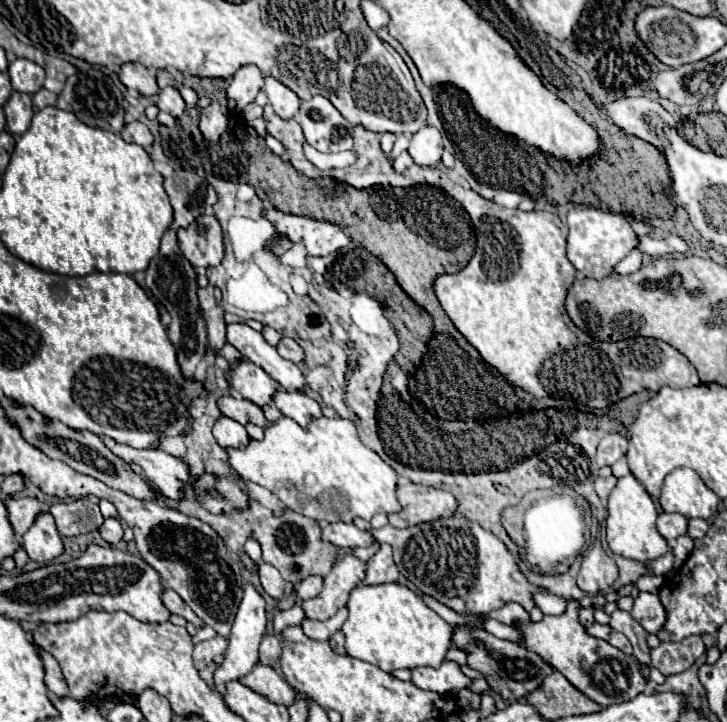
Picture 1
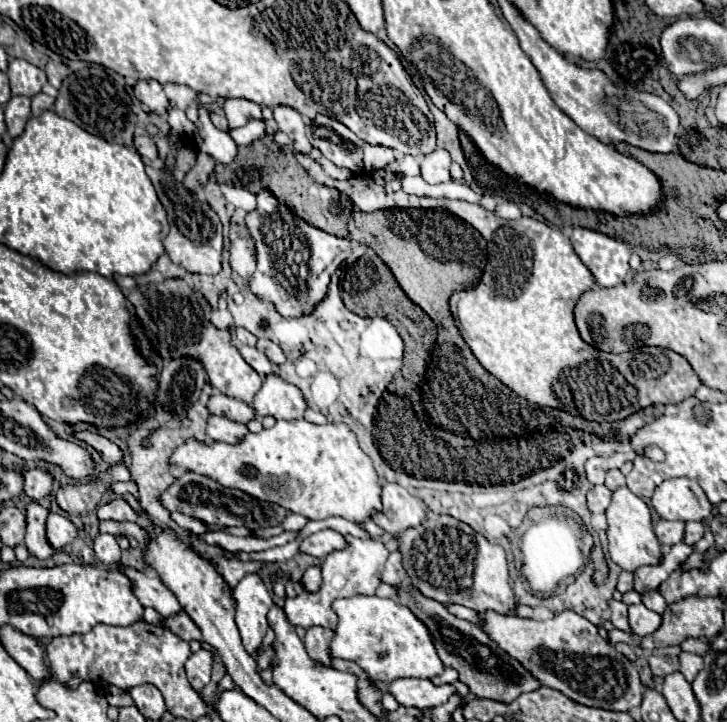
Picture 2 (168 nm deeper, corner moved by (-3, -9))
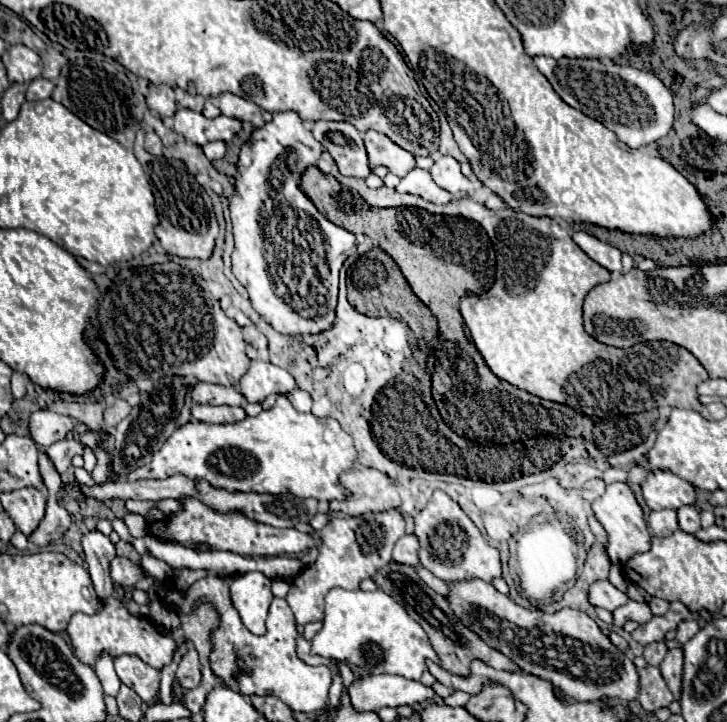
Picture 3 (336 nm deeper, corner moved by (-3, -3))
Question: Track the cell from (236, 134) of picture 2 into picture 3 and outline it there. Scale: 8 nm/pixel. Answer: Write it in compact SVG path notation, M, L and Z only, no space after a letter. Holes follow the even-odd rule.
M178 110L174 114L174 130L186 138L186 142L204 146L214 140L232 140L234 134L238 134L242 128L240 120L232 120L226 116L216 116L216 118L206 118L200 112L192 110Z

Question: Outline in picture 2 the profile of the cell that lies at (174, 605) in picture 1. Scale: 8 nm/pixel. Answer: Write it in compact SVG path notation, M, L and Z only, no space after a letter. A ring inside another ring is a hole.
M122 568L124 574L128 574L128 578L132 578L132 582L136 582L136 596L140 598L140 602L144 606L154 608L156 612L160 612L164 618L176 616L178 612L182 612L180 602L176 600L176 596L160 582L160 578L156 576L148 576L142 574L134 568Z

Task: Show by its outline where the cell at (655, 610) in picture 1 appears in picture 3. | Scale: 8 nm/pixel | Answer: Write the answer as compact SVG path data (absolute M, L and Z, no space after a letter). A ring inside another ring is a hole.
M628 600L624 606L616 608L612 612L612 616L614 616L614 626L624 626L628 620L636 620L636 622L644 624L644 622L648 622L652 618L652 612L650 612L646 602Z

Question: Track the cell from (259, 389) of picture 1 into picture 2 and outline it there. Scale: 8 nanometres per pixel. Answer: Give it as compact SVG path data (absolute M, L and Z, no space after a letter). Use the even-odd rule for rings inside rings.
M168 278L164 282L146 284L130 290L126 298L136 308L136 314L144 326L146 336L152 340L152 346L160 352L162 358L180 358L196 356L204 362L208 380L214 388L230 398L238 398L246 404L252 404L256 392L262 388L262 376L244 362L240 352L230 344L228 330L216 330L210 322L210 310L206 300L188 288L180 278Z

